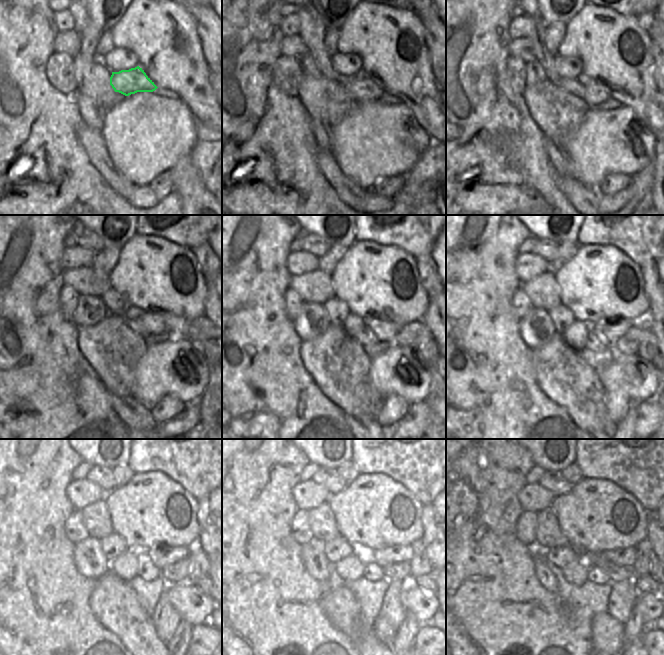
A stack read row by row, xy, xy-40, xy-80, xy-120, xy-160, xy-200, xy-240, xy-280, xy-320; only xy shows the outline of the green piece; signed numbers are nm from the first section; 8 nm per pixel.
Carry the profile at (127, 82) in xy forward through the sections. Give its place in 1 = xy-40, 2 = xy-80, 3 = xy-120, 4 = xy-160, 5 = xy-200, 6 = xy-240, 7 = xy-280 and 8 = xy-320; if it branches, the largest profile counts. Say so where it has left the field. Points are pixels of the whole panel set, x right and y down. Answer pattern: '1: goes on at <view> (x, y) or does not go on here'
1: goes on at xy-40 (361, 87)
2: goes on at xy-80 (596, 92)
3: goes on at xy-120 (150, 322)
4: goes on at xy-160 (384, 330)
5: goes on at xy-200 (608, 332)
6: goes on at xy-240 (161, 556)
7: goes on at xy-280 (391, 554)
8: goes on at xy-320 (626, 557)

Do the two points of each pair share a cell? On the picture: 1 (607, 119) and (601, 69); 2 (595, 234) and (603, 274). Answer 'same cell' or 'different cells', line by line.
1: different cells
2: different cells

